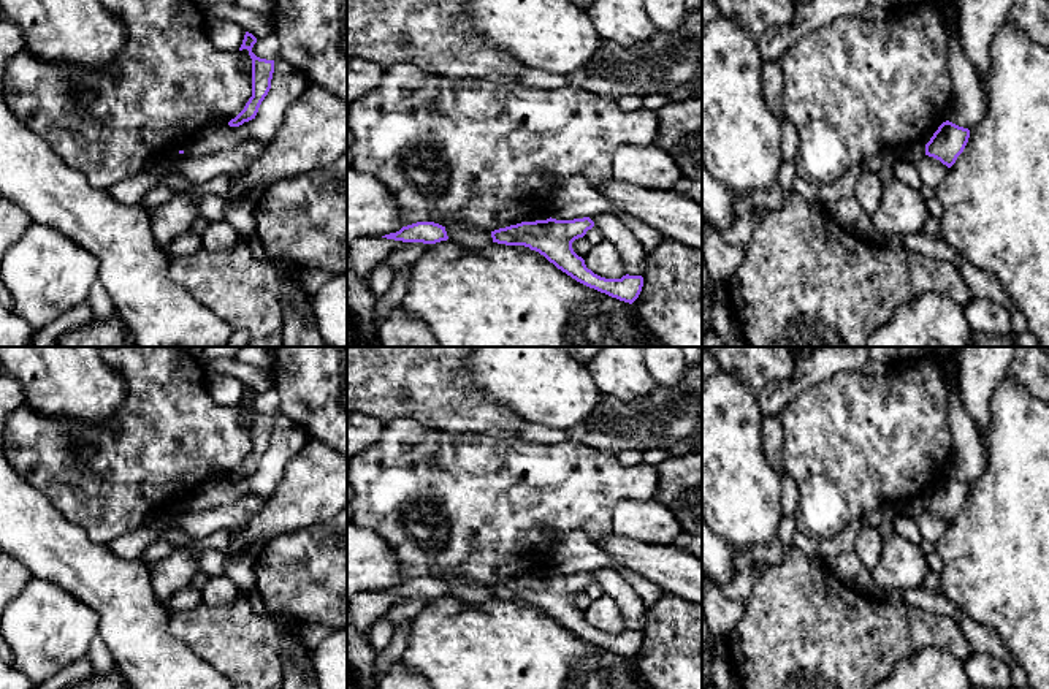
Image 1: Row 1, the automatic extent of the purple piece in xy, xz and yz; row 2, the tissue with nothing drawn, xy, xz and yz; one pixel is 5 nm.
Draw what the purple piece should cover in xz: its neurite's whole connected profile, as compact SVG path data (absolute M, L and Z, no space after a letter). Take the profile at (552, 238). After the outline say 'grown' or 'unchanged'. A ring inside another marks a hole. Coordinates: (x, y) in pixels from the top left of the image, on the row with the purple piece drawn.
M589 217L574 220L536 220L521 222L491 231L493 242L505 246L524 246L544 255L558 269L577 282L605 293L612 298L632 304L643 287L642 276L623 276L621 279L605 279L586 268L572 242L583 238L594 226Z; unchanged

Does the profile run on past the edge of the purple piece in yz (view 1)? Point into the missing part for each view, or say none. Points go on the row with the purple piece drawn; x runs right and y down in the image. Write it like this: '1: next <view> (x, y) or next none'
1: next none

